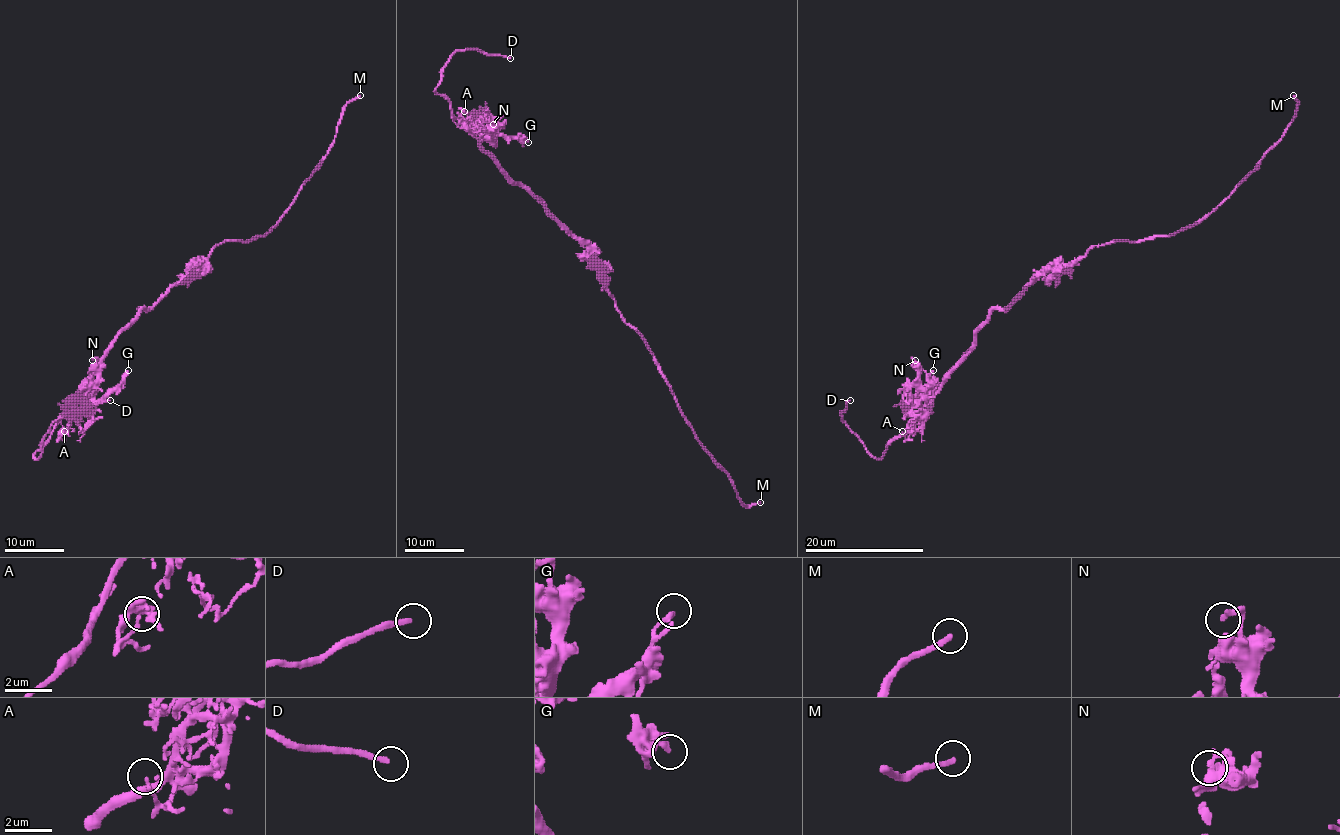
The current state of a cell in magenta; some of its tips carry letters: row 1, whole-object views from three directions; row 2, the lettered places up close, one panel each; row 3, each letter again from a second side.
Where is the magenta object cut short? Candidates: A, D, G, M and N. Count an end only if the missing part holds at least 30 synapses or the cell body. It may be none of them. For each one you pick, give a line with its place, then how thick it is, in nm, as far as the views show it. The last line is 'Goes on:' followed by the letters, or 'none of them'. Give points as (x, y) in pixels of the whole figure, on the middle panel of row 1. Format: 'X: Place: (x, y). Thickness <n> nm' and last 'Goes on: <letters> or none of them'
D: Place: (510, 58). Thickness 200 nm
M: Place: (760, 502). Thickness 220 nm
Goes on: D, M

